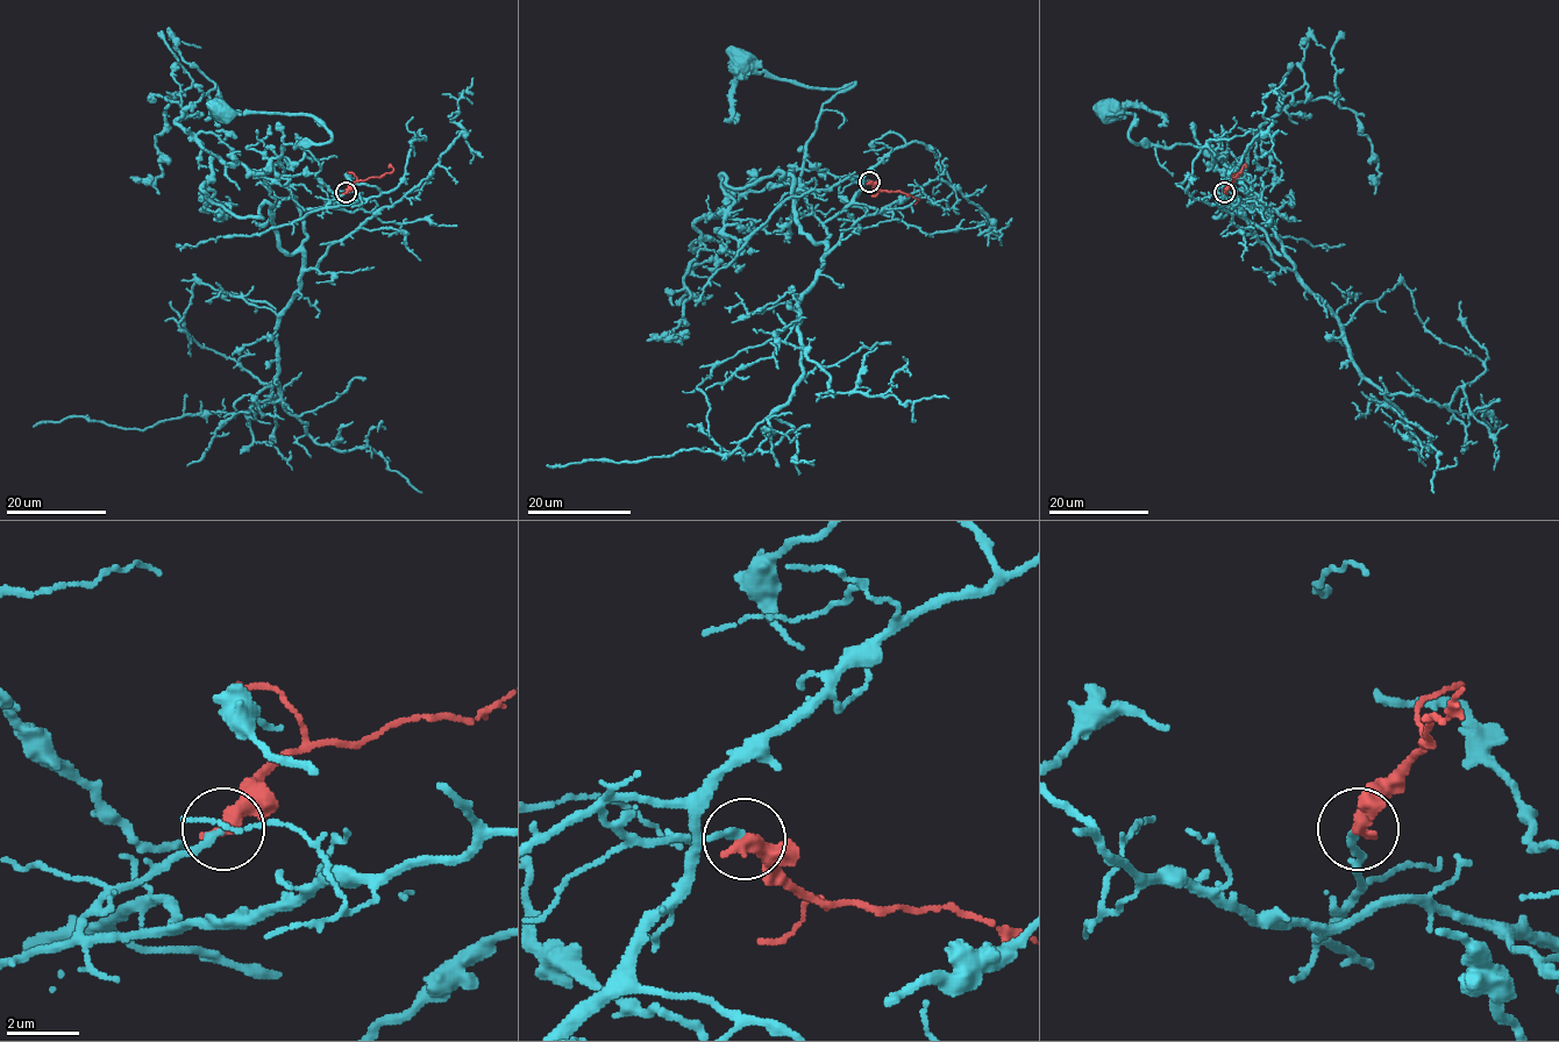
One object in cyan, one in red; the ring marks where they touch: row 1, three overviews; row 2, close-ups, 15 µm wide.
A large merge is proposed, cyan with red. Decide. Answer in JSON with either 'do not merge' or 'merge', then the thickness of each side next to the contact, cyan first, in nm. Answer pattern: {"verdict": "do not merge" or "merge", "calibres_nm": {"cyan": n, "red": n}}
{"verdict": "merge", "calibres_nm": {"cyan": 200, "red": 460}}

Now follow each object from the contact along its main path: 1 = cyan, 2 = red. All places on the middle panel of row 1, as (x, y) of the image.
1: (870, 182), (852, 176), (861, 190), (823, 222), (806, 141), (854, 83), (741, 61)
2: (870, 182), (881, 190), (905, 193), (919, 199), (913, 202)

